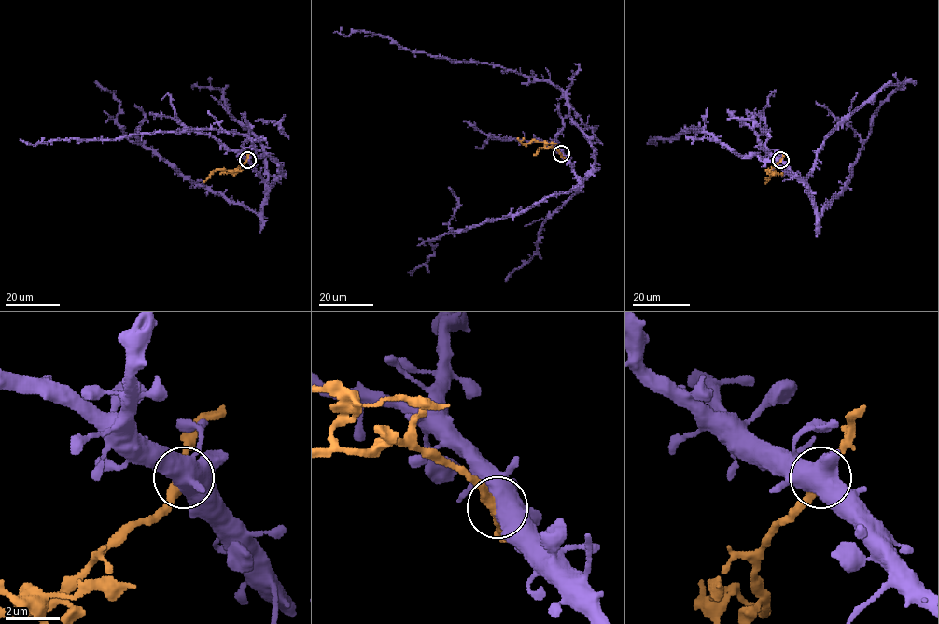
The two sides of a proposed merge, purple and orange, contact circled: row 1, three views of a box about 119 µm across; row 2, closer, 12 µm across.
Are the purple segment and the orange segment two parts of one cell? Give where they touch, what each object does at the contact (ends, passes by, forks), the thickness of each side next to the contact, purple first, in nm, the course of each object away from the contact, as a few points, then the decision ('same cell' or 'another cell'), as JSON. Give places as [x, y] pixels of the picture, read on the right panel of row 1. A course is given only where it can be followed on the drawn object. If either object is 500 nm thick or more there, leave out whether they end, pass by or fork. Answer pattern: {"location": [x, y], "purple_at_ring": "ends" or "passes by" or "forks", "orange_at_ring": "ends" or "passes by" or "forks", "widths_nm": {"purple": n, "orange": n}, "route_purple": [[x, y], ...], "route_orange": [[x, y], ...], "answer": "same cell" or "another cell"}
{"location": [780, 160], "widths_nm": {"purple": 850, "orange": 360}, "route_purple": [[781, 160], [806, 186], [756, 155], [735, 154], [699, 128], [654, 137], [656, 144], [652, 138]], "route_orange": [[781, 160], [770, 172], [767, 171], [770, 177], [763, 184]], "answer": "another cell"}

